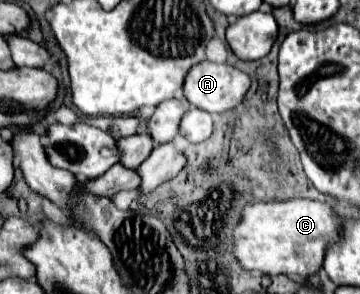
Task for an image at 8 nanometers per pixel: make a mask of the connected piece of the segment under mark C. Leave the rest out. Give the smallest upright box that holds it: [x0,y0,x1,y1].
[232,198,340,278]

